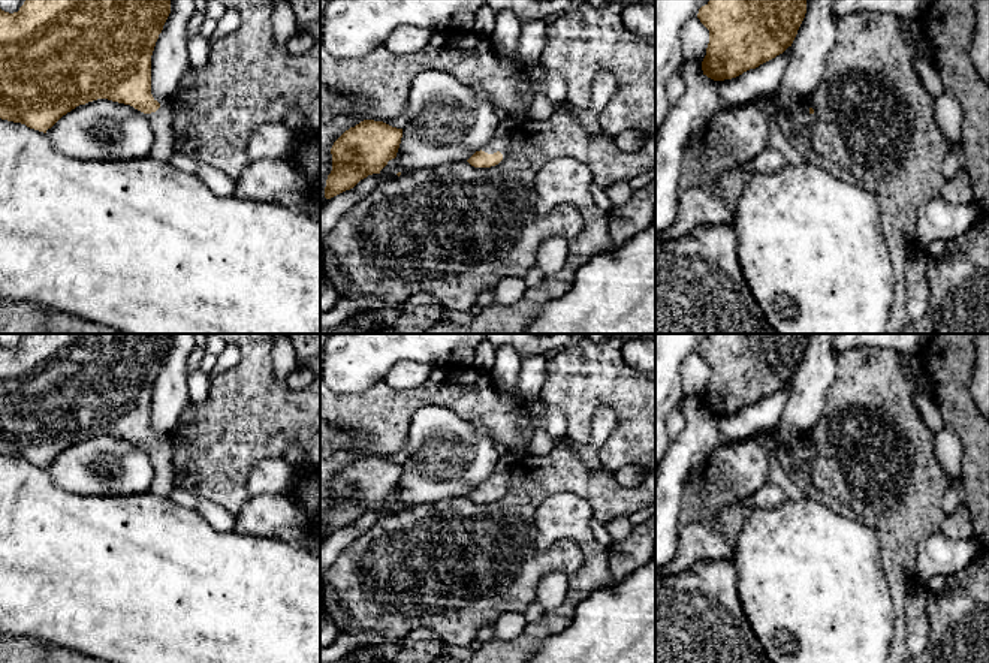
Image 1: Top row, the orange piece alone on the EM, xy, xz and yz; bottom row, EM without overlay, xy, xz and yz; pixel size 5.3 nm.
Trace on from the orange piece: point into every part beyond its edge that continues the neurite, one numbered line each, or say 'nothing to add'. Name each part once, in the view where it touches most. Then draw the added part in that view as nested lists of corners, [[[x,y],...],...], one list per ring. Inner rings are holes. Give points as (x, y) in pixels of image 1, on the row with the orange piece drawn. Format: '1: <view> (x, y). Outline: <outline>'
1: xz (500, 142). Outline: [[[509,120],[500,121],[495,136],[482,148],[482,151],[488,154],[500,151],[503,159],[506,159],[513,129],[515,126]]]

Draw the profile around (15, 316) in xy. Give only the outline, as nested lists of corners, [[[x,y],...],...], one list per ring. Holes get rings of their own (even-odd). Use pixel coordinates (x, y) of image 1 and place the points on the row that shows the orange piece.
[[[0,301],[0,334],[49,334],[42,307],[24,301]]]

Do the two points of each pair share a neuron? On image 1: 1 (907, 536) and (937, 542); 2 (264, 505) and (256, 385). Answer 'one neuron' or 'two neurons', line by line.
1: two neurons
2: two neurons

